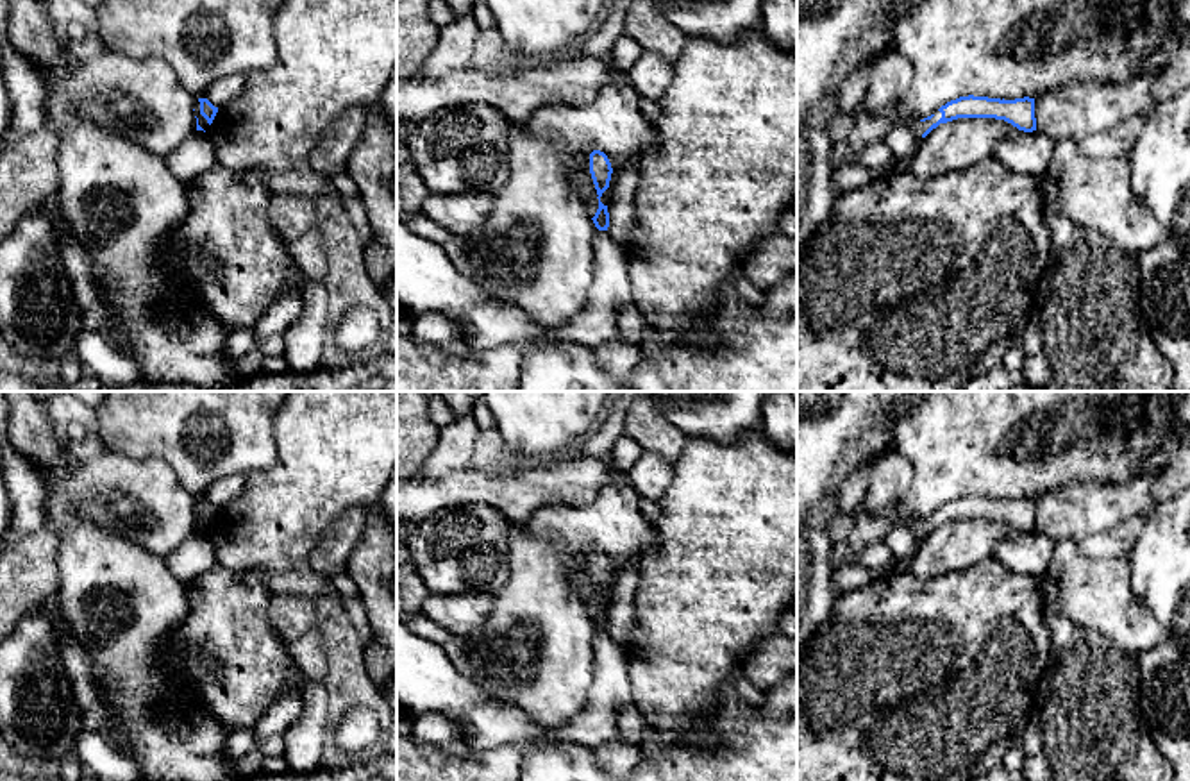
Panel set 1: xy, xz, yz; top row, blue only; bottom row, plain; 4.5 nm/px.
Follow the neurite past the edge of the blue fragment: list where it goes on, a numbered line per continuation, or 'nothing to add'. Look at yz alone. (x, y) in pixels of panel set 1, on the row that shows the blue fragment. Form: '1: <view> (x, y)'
1: yz (919, 127)

